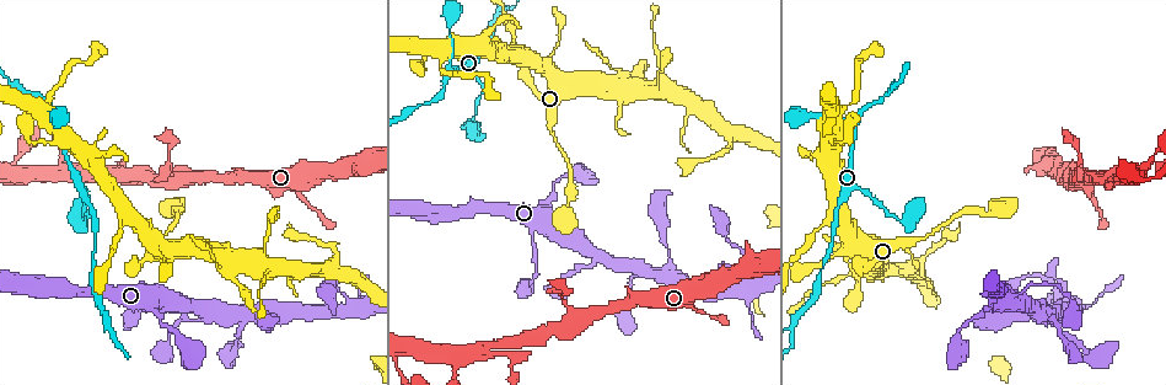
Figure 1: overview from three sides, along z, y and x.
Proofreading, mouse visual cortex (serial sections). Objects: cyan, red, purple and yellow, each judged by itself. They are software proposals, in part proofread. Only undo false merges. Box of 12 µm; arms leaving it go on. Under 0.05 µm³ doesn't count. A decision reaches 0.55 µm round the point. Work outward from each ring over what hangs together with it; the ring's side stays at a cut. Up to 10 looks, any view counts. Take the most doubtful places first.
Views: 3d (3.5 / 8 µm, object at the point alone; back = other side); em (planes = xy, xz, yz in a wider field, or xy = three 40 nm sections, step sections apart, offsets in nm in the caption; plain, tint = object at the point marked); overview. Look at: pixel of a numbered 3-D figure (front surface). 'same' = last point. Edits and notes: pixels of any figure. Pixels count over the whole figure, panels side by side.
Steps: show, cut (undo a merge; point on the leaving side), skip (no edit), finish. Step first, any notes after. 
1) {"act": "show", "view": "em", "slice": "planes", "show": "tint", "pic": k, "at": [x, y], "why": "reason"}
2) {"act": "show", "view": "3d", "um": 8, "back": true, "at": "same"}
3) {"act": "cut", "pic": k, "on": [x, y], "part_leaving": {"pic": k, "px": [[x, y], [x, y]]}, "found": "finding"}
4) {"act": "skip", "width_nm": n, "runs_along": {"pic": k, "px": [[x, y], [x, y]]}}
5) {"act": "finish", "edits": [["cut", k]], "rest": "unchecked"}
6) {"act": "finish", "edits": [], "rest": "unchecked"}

{"act": "show", "view": "3d", "um": 3.5, "pic": 1, "at": [125, 220], "why": "thin arm on a thick one"}

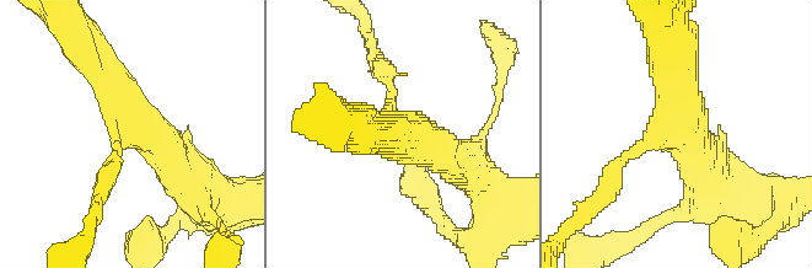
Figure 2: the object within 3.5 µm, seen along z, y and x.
{"act": "show", "view": "em", "slice": "xy", "step": 2, "show": "plain", "pic": 2, "at": [662, 131], "arms": 3, "arm_widths_nm": [150, 450, 500], "why": "shape alone is not enough"}

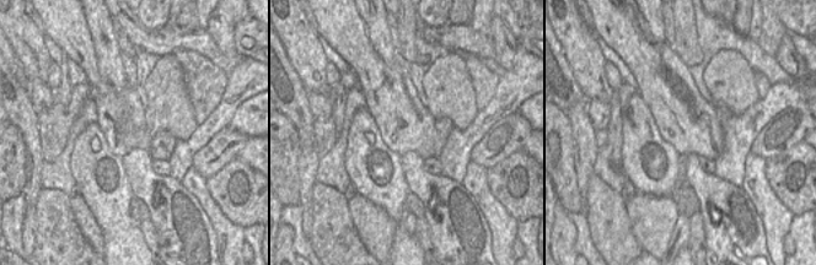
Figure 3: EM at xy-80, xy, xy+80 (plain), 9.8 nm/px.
{"act": "show", "view": "em", "slice": "xy", "step": 2, "show": "tint", "at": "same"}

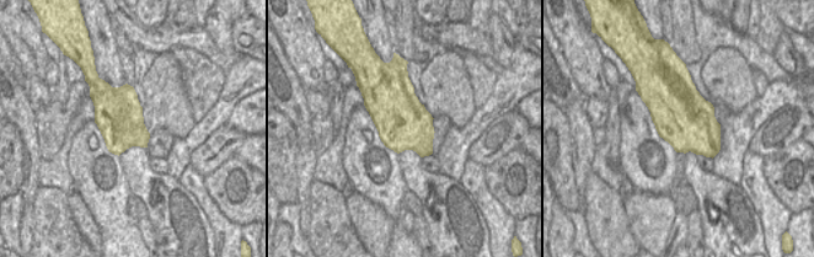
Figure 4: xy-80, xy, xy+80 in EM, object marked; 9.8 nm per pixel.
{"act": "skip", "runs_along": {"pic": 2, "px": [[189, 177], [124, 110], [91, 53]]}, "found": "all the same cell"}

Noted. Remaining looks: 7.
{"act": "show", "view": "3d", "um": 3.5, "pic": 1, "at": [514, 363], "why": "thin neck"}

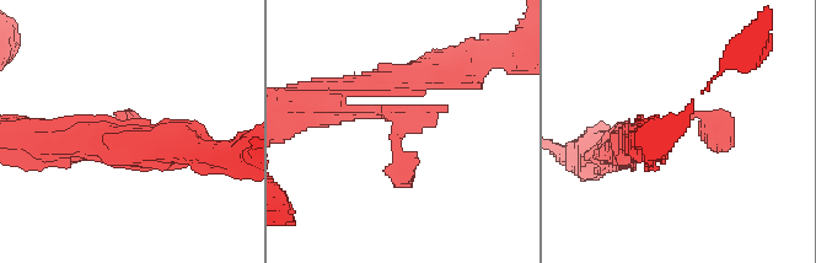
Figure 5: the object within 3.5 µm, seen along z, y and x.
{"act": "show", "view": "em", "slice": "xy", "step": 1, "show": "tint", "pic": 5, "at": [123, 116], "why": "shape alone is not enough"}

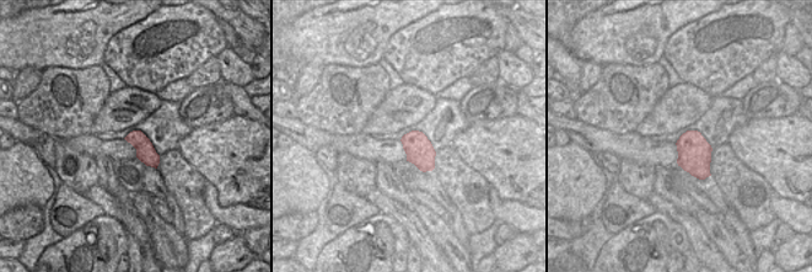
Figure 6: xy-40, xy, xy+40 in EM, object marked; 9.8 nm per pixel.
{"act": "skip", "runs_along": {"pic": 5, "px": [[341, 114], [397, 117], [408, 180]]}, "found": "one cell here"}

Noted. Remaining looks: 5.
{"act": "show", "view": "3d", "um": 3.5, "back": true, "pic": 1, "at": [448, 67], "why": "arms part here"}

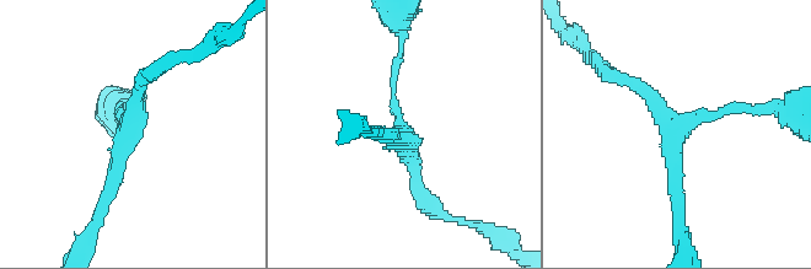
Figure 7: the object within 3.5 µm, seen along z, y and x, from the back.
{"act": "show", "view": "em", "slice": "planes", "show": "tint", "pic": 7, "at": [673, 137], "arms": 3, "arm_widths_nm": [100, 150, 200]}

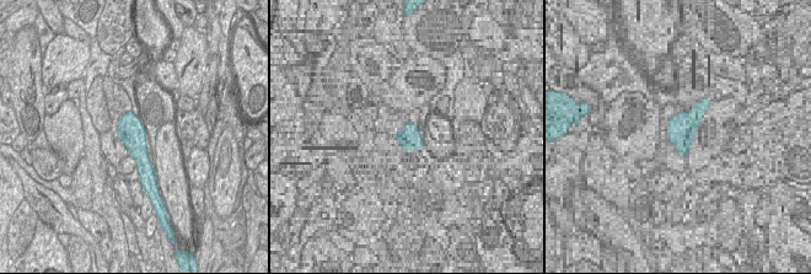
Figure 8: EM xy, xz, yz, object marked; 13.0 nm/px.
{"act": "show", "view": "em", "slice": "xy", "step": 5, "show": "tint", "at": "same", "why": "cut it another way"}

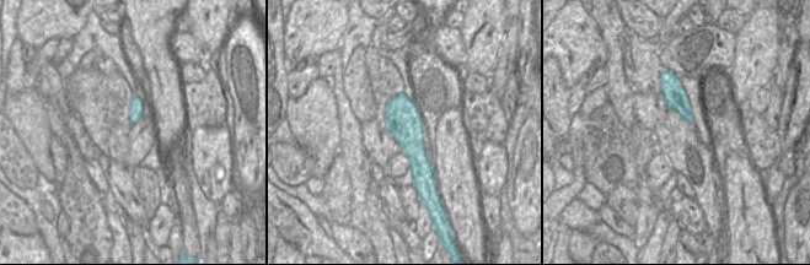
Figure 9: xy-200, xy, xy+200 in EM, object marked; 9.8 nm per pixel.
{"act": "skip", "width_nm": 340, "runs_along": {"pic": 7, "px": [[677, 211], [671, 136], [693, 117], [746, 109]]}, "found": "all the same cell"}

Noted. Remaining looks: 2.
{"act": "show", "view": "3d", "um": 8, "pic": 1, "at": [1054, 276], "why": "narrows sharply"}

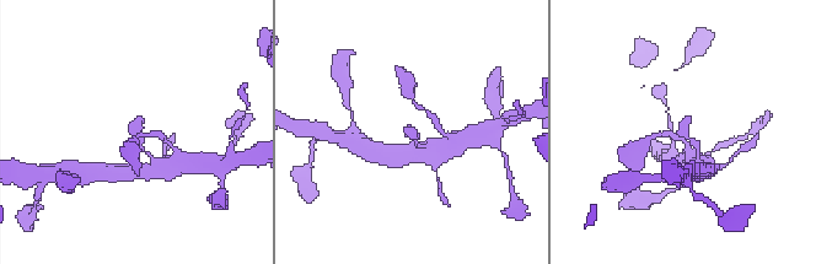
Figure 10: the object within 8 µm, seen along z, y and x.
{"act": "show", "view": "em", "slice": "xy", "step": 2, "show": "tint", "pic": 10, "at": [688, 136], "why": "now the EM"}

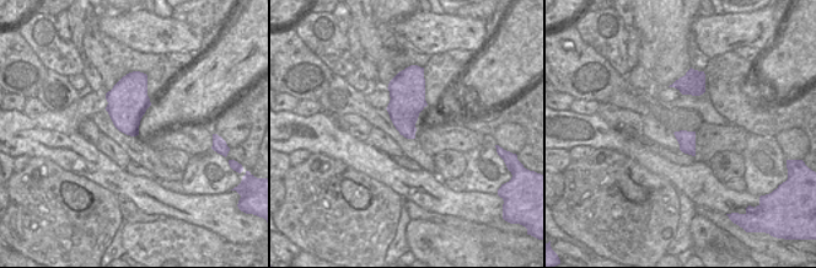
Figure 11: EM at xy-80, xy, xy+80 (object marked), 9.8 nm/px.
{"act": "skip", "runs_along": {"pic": 10, "px": [[159, 168], [134, 134], [141, 117]]}, "found": "one cell here"}

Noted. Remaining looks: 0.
{"act": "finish", "edits": [], "rest": "unchecked"}

